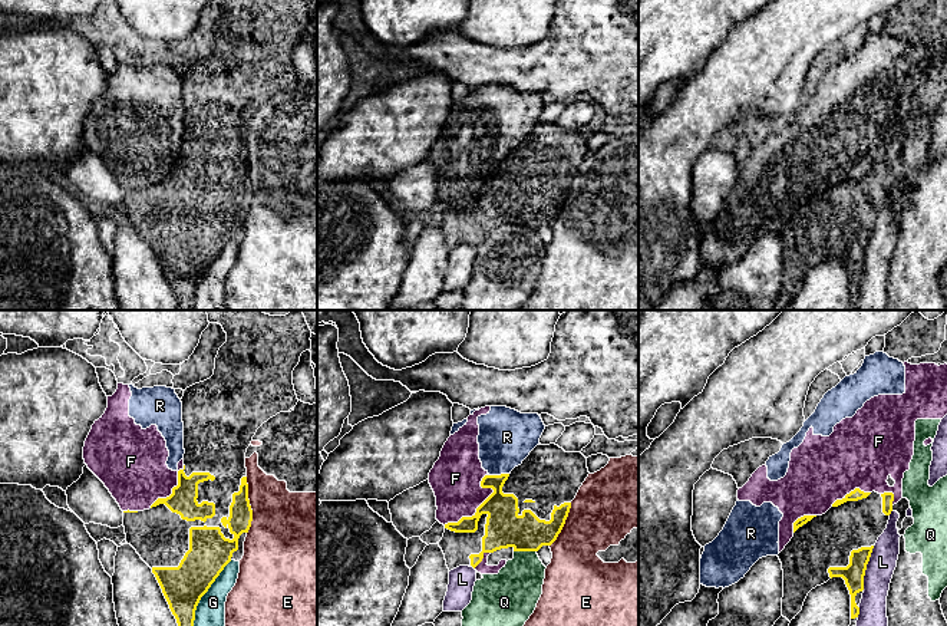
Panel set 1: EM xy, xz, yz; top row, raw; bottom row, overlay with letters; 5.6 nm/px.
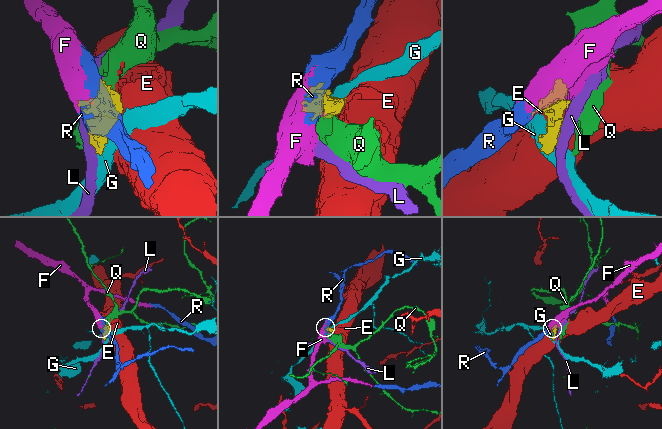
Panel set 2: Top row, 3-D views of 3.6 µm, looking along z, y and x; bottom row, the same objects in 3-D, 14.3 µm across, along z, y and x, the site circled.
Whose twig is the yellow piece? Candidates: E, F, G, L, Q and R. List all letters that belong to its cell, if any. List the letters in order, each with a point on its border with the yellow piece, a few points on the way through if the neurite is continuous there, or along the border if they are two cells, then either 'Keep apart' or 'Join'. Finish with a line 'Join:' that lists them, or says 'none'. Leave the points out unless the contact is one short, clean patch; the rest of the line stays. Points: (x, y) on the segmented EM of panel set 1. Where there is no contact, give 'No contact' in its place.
E: Touches yellow at xy (248, 504). Keep apart
F: Touches yellow at xz (481, 504). Keep apart
G: Touches yellow at xy (205, 592). Keep apart
L: Touches yellow at yz (865, 567). Boundary: yz (874, 546), (863, 589). Keep apart
Q: Touches yellow at xz (525, 550). Boundary: xz (514, 550), (535, 552). Keep apart
R: Touches yellow at xz (498, 475). Boundary: xz (508, 473), (490, 475). Keep apart
Join: none

